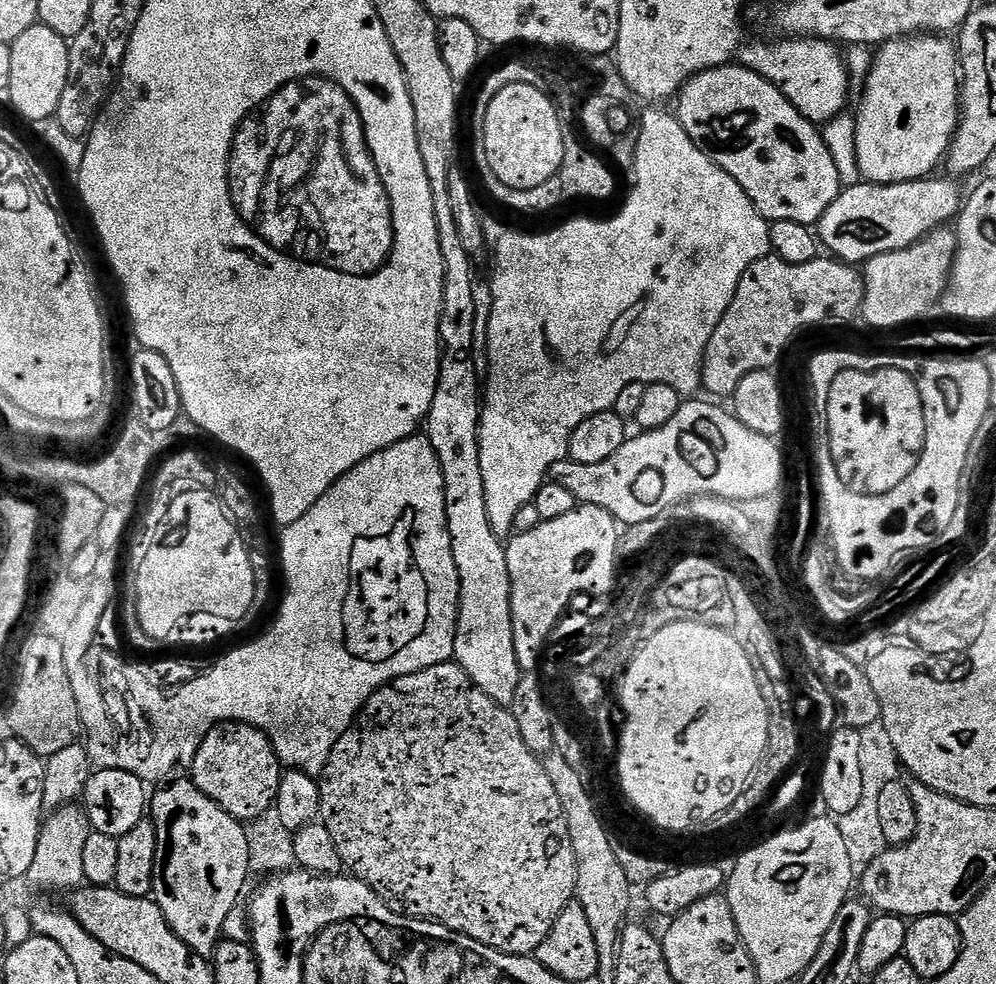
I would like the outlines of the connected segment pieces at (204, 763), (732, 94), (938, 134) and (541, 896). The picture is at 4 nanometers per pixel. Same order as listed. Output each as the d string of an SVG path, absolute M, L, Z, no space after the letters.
M228 718L225 724L218 724L218 722L212 724L210 734L206 734L190 769L190 779L198 786L198 790L202 790L206 798L218 802L218 806L222 806L226 814L241 822L256 820L259 816L264 816L267 812L269 815L273 811L276 795L280 789L281 775L282 765L272 745L272 739L262 730L249 724L241 724L236 718Z
M731 63L711 68L687 81L676 103L676 117L690 138L712 159L715 167L726 170L754 202L769 222L801 222L813 227L842 190L840 174L823 131L810 121L768 79L752 68Z
M917 34L899 40L890 40L875 53L872 71L866 77L868 85L864 88L864 98L860 102L860 112L856 117L856 153L861 177L869 184L901 184L911 180L922 180L933 175L936 167L945 163L948 147L956 136L956 128L960 125L962 115L962 76L958 71L958 48L951 39L940 34Z
M458 663L439 664L421 672L406 674L373 694L364 703L364 709L348 729L348 733L333 750L330 762L322 773L320 793L322 806L319 823L324 824L334 837L334 846L338 846L338 854L342 854L345 869L374 891L385 897L393 896L397 900L395 903L407 915L435 920L438 924L446 925L452 932L466 934L511 956L532 956L538 946L542 946L546 934L550 934L554 922L558 922L558 914L562 914L562 910L573 903L578 882L574 842L570 842L562 798L558 798L558 790L554 790L550 774L546 774L544 760L532 752L530 746L526 746L526 738L522 738L522 730L518 728L512 711L505 705L494 702L490 694L484 694L476 688L476 683Z

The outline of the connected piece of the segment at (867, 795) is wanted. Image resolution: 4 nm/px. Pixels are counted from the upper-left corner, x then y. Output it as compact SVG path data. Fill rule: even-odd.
M882 720L872 722L869 726L859 729L859 733L862 738L862 796L853 811L848 811L847 814L837 819L839 829L842 830L842 838L846 841L846 850L850 857L851 866L858 872L871 867L872 863L888 847L879 821L879 794L881 794L887 783L898 780L902 774L902 766L899 762L897 750L894 748L890 732Z

